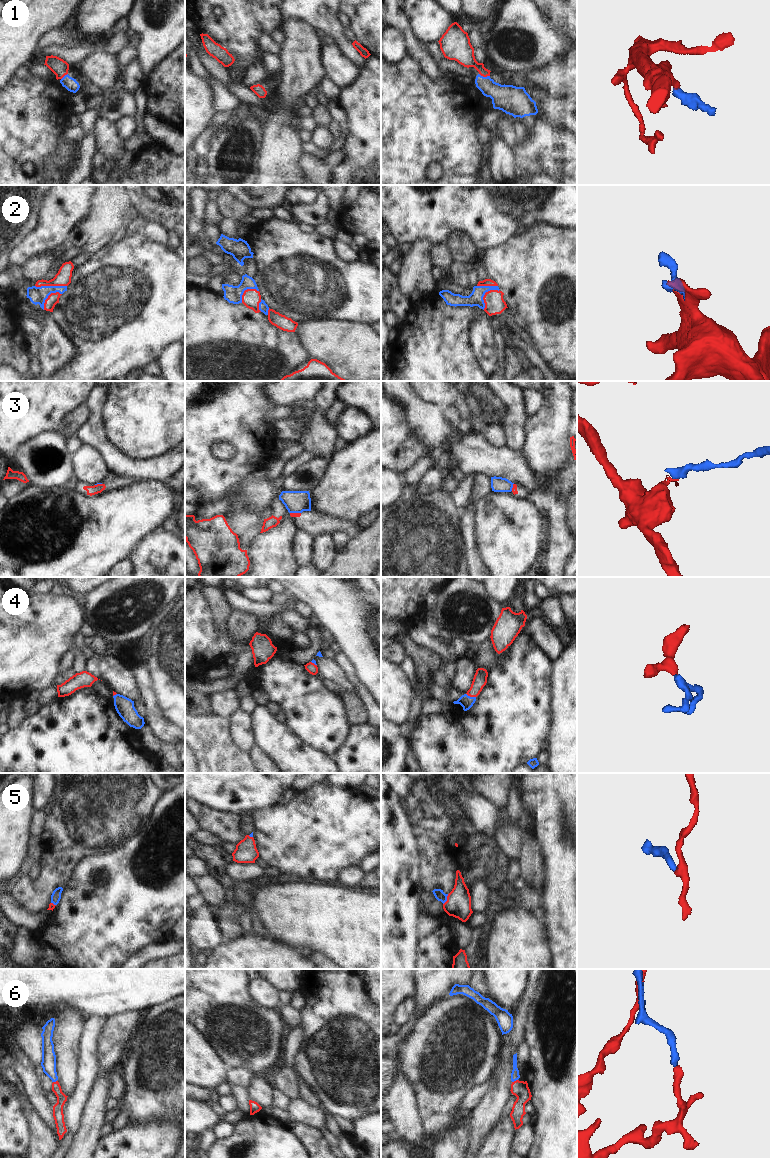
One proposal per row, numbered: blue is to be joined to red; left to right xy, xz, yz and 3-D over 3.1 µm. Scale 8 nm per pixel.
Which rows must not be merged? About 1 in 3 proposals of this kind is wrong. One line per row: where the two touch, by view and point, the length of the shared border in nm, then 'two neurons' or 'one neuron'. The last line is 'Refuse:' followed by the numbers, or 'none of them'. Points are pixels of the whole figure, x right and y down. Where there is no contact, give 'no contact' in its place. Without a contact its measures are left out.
1: yz (484, 76) | 90 nm | one neuron
2: xy (51, 285) | 260 nm | one neuron
3: xz (295, 513) | 90 nm | two neurons
4: yz (471, 696) | 90 nm | one neuron
5: yz (447, 899) | 100 nm | one neuron
6: yz (514, 1081) | 50 nm | one neuron
Refuse: 3

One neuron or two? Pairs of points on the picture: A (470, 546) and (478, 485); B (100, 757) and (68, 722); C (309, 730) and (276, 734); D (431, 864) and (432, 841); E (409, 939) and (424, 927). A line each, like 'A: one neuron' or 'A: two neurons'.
A: one neuron
B: one neuron
C: two neurons
D: one neuron
E: two neurons

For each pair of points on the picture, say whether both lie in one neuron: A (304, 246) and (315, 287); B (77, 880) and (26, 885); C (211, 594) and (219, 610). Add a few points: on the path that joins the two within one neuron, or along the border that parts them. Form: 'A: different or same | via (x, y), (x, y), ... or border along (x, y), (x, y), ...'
A: same | via (305, 256), (305, 277)
B: different | border along (79, 861), (63, 888)
C: same | via (214, 598), (218, 606)

